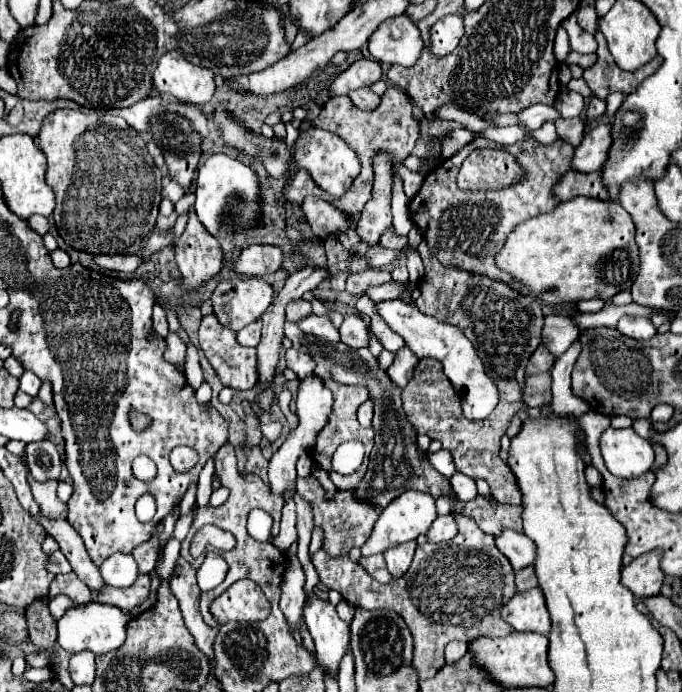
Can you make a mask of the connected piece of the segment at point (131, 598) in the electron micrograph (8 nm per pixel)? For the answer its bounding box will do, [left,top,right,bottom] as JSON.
[94,575,150,611]

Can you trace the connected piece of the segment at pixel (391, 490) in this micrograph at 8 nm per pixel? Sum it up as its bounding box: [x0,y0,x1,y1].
[286,323,450,509]

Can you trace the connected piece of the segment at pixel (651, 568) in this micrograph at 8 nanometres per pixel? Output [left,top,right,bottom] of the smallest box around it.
[622,553,664,599]

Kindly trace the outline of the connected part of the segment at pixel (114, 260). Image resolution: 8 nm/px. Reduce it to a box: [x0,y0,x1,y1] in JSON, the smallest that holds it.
[94,255,140,273]

